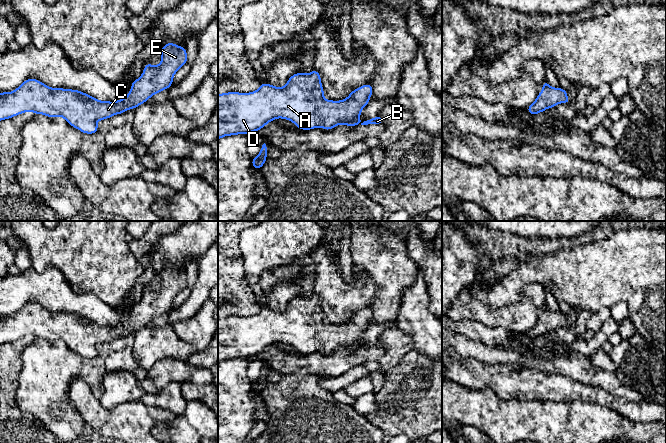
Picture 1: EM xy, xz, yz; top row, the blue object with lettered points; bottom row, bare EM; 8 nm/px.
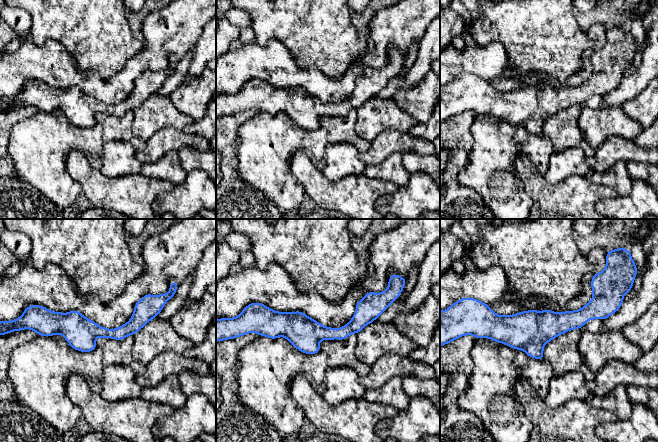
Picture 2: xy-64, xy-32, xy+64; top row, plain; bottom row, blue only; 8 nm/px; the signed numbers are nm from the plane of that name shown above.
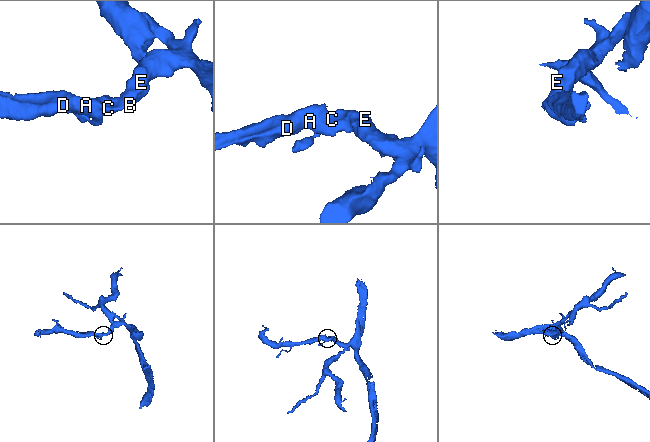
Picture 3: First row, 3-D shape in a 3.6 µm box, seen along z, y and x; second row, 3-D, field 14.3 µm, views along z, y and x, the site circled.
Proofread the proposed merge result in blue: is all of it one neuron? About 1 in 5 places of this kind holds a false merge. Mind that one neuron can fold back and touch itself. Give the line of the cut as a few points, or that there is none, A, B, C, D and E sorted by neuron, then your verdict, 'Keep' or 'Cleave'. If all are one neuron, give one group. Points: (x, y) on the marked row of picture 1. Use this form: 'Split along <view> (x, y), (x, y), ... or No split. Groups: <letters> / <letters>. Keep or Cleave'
No split. Groups: A B C D E. Keep

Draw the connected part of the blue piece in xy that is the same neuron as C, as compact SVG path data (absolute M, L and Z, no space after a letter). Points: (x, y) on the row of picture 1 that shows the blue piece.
M166 43L161 49L161 64L147 63L131 91L116 102L99 101L78 90L50 88L29 78L13 92L0 93L0 121L30 111L54 118L63 117L86 134L98 132L97 121L135 109L173 83L174 74L187 62L186 47Z

